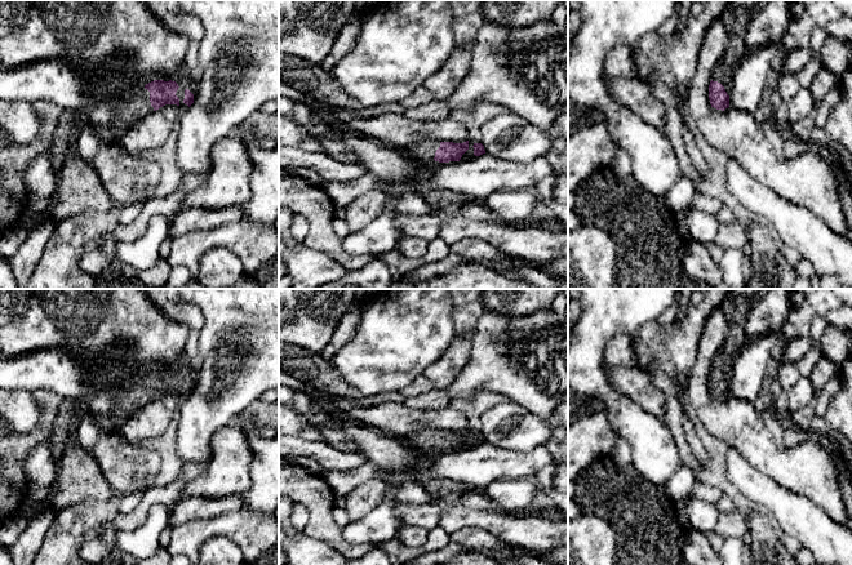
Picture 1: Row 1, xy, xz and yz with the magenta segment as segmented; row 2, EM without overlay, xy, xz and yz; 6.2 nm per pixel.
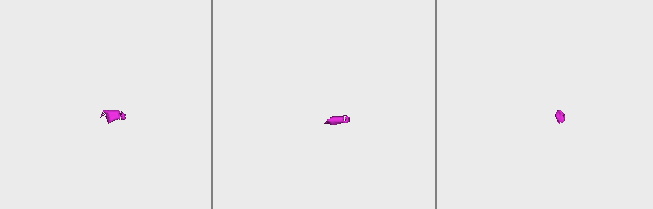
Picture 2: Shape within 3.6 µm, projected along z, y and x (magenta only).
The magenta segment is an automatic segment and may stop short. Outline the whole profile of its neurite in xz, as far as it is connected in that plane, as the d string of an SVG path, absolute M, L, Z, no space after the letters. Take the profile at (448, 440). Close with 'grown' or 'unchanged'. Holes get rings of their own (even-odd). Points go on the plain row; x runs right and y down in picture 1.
M421 428L400 437L405 445L427 455L439 455L441 451L471 449L485 442L482 432L440 431L438 428Z; grown

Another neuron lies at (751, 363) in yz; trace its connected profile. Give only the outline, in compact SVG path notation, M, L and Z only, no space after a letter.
M768 333L749 339L733 360L729 395L754 402L762 390L766 373L771 366L771 353L776 334Z

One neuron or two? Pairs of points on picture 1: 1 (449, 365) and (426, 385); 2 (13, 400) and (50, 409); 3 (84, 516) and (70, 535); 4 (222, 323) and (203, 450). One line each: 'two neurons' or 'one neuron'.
1: two neurons
2: two neurons
3: one neuron
4: one neuron

